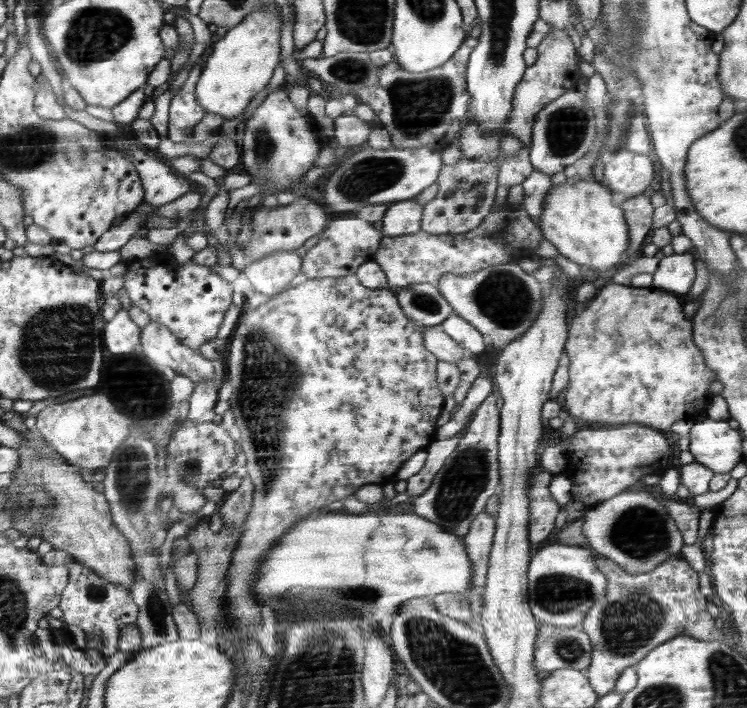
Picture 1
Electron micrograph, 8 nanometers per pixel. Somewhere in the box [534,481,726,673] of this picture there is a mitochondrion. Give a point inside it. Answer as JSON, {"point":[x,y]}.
{"point":[629,622]}

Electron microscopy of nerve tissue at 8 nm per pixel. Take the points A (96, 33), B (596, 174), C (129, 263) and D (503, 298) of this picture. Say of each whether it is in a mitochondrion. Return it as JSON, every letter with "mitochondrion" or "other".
{"A":"mitochondrion","B":"other","C":"other","D":"mitochondrion"}

